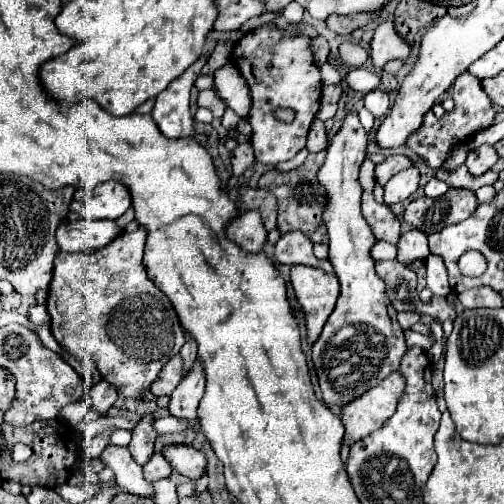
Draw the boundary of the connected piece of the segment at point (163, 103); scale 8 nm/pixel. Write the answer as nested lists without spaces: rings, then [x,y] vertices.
[[[196,61],[190,69],[186,69],[168,89],[164,89],[156,97],[156,105],[152,109],[152,117],[158,125],[158,129],[166,137],[186,137],[194,135],[194,119],[190,115],[190,109],[186,107],[186,93],[190,93],[196,77],[200,75],[200,69],[206,61]]]

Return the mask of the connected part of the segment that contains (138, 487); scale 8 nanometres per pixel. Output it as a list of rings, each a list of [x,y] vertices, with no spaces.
[[[106,447],[100,455],[106,467],[110,467],[116,475],[116,483],[126,491],[140,497],[152,497],[154,499],[154,485],[148,483],[142,475],[142,467],[132,461],[132,455],[128,453],[128,447]]]

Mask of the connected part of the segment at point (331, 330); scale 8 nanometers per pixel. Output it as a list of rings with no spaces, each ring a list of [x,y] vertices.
[[[348,111],[338,133],[330,139],[326,161],[318,171],[318,183],[324,187],[326,199],[324,225],[330,237],[328,261],[340,279],[342,291],[334,313],[312,347],[312,361],[320,379],[324,403],[336,407],[342,407],[348,401],[360,397],[378,385],[386,375],[394,373],[406,349],[404,331],[396,321],[396,311],[390,311],[390,299],[386,295],[384,281],[374,271],[370,249],[376,243],[376,237],[372,235],[370,225],[360,211],[362,187],[358,173],[366,159],[366,145],[368,137],[358,121],[358,113]]]

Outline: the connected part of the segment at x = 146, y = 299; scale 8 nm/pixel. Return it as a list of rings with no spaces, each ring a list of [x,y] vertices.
[[[140,227],[134,233],[122,231],[110,245],[92,251],[92,253],[64,253],[60,251],[54,257],[52,281],[48,287],[48,313],[52,317],[50,329],[56,341],[68,349],[76,359],[90,357],[104,379],[122,391],[130,399],[140,401],[140,393],[150,387],[150,383],[158,377],[160,369],[168,359],[178,355],[184,345],[184,331],[180,327],[178,315],[170,305],[168,297],[156,291],[156,285],[146,277],[146,269],[142,265],[146,243],[146,231]]]

